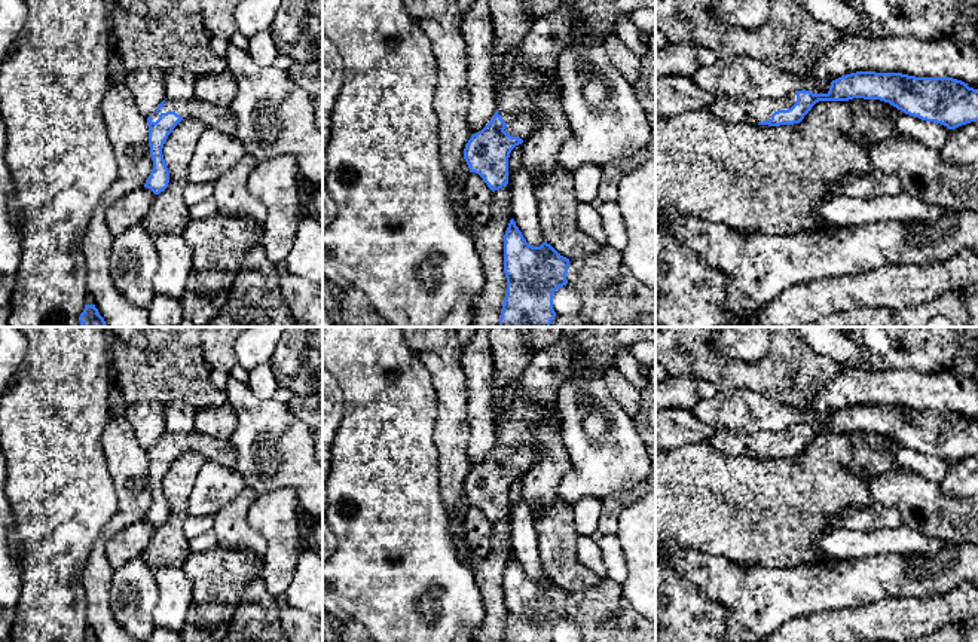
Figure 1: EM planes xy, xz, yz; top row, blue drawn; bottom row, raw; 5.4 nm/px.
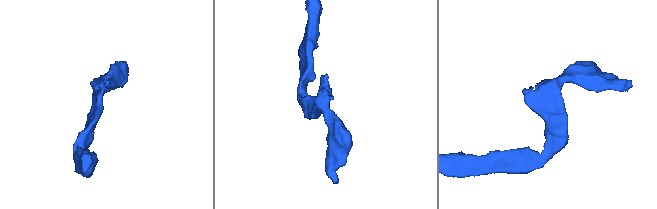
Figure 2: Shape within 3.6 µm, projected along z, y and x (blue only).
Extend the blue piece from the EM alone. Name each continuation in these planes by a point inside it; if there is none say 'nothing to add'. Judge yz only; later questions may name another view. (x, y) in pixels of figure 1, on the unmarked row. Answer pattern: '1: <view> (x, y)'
1: yz (755, 443)

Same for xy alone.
1: xy (219, 451)

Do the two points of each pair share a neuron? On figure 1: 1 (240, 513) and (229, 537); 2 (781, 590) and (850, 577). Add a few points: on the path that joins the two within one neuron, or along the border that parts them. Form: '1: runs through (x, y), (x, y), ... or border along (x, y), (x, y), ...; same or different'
1: runs through (234, 519), (234, 531); same
2: runs through (798, 584), (833, 584); same

